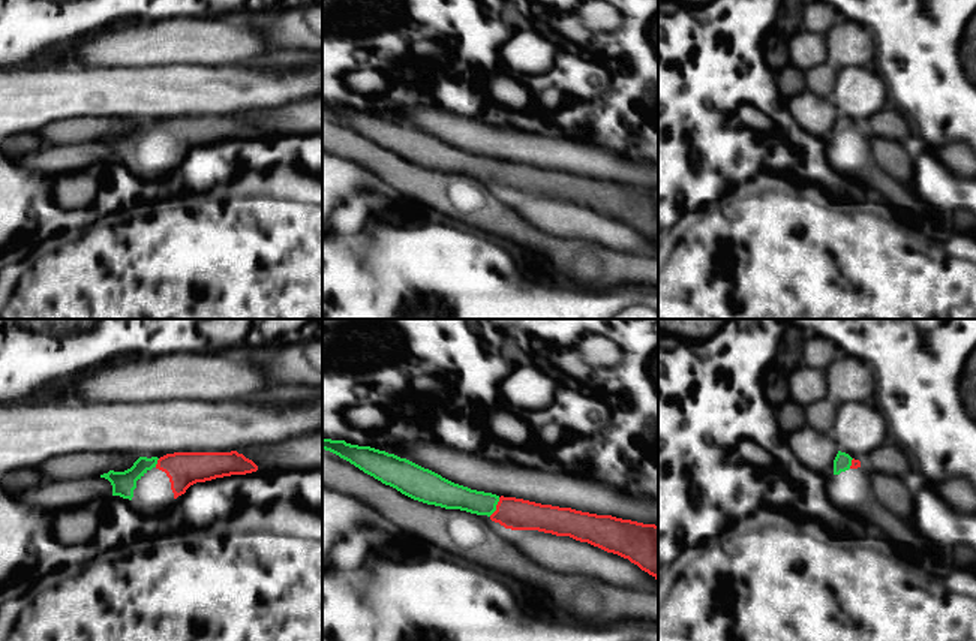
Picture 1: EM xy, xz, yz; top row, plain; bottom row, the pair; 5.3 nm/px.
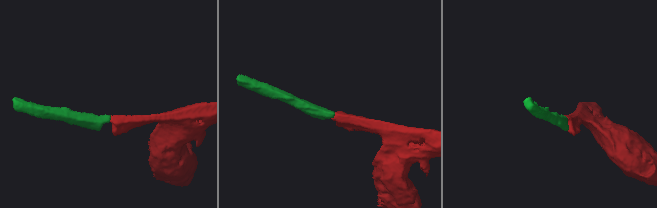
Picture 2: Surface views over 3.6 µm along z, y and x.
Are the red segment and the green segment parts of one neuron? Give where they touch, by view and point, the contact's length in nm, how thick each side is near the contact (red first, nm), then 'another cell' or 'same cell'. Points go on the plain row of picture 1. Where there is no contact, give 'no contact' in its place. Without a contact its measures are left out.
contact xz (496, 171); length 120 nm; calibres 170 and 140 nm; same cell

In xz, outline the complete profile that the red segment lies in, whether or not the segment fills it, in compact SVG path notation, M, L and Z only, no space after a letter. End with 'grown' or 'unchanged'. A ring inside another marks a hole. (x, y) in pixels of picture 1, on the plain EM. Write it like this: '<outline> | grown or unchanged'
M322 103L322 114L414 165L487 180L511 195L570 201L628 223L658 246L658 190L655 189L471 154L406 123L345 105Z | grown

